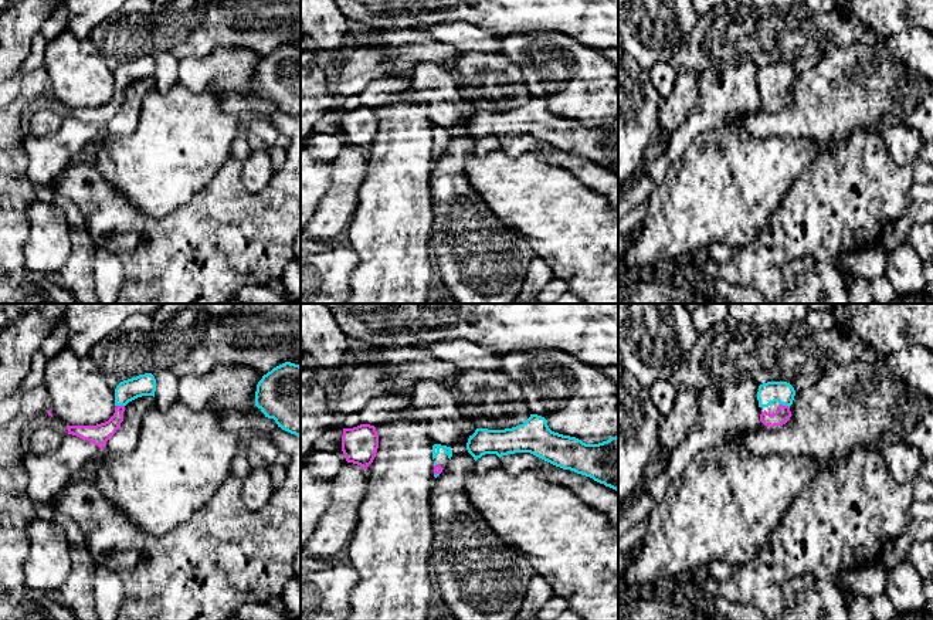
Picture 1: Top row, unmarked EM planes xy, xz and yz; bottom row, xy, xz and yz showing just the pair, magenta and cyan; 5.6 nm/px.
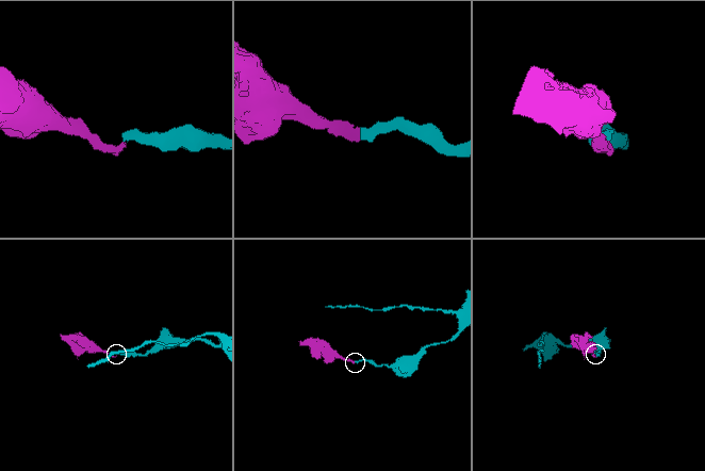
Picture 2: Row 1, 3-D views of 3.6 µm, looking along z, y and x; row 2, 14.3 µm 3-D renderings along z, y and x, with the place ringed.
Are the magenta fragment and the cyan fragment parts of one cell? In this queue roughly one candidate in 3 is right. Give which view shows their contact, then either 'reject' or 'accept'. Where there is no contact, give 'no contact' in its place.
contact in yz; accept

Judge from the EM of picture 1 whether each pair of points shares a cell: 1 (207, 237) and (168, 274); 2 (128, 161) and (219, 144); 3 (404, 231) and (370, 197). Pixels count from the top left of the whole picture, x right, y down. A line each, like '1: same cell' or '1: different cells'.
1: same cell
2: same cell
3: same cell

